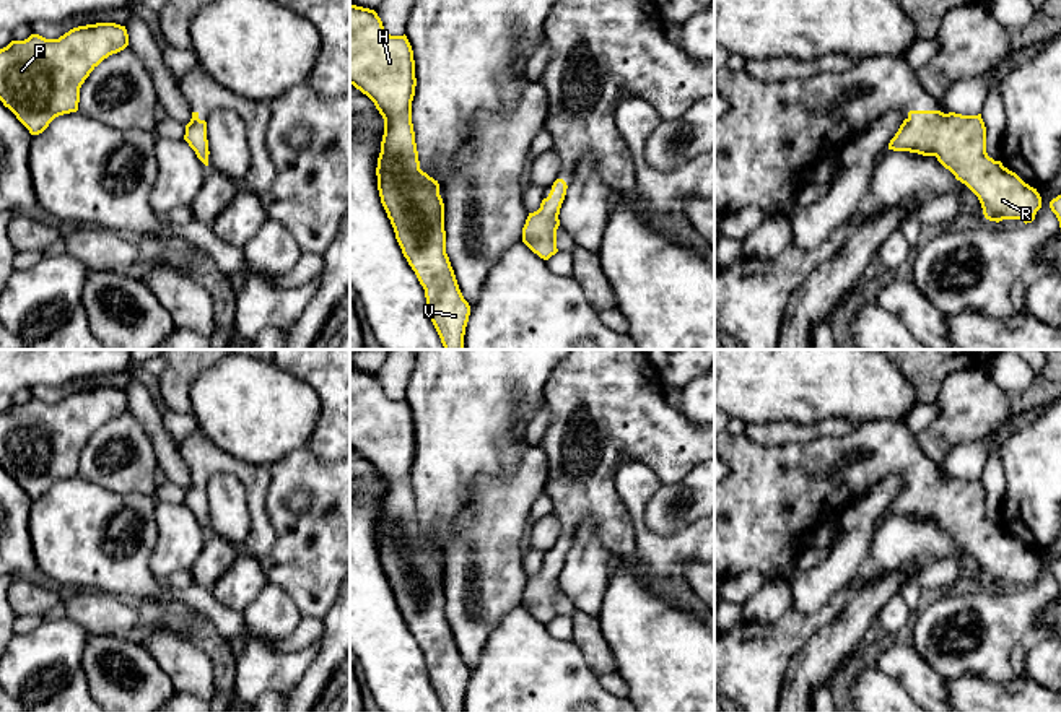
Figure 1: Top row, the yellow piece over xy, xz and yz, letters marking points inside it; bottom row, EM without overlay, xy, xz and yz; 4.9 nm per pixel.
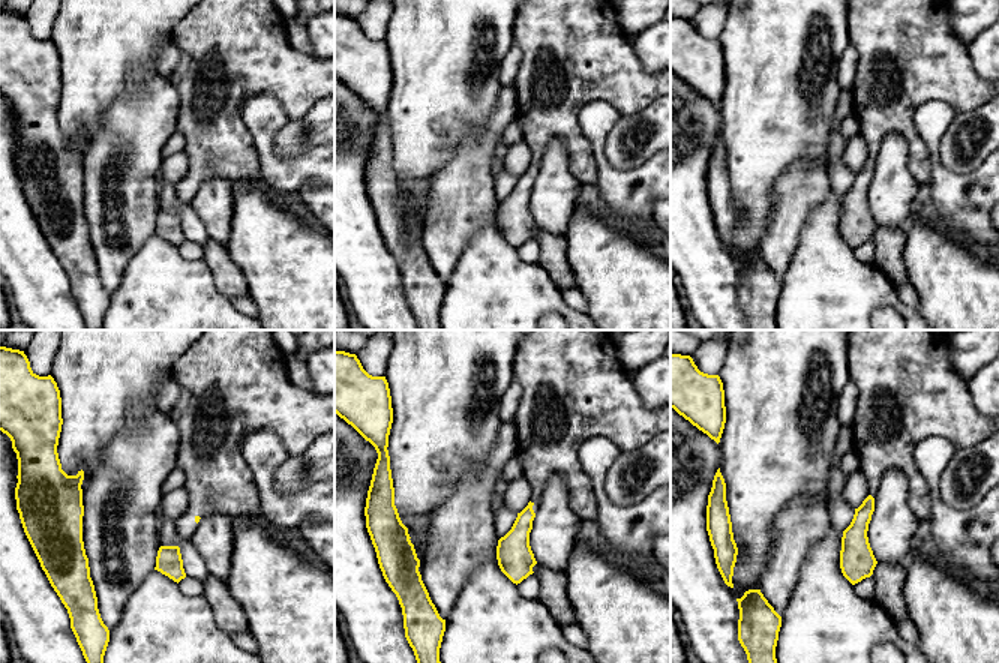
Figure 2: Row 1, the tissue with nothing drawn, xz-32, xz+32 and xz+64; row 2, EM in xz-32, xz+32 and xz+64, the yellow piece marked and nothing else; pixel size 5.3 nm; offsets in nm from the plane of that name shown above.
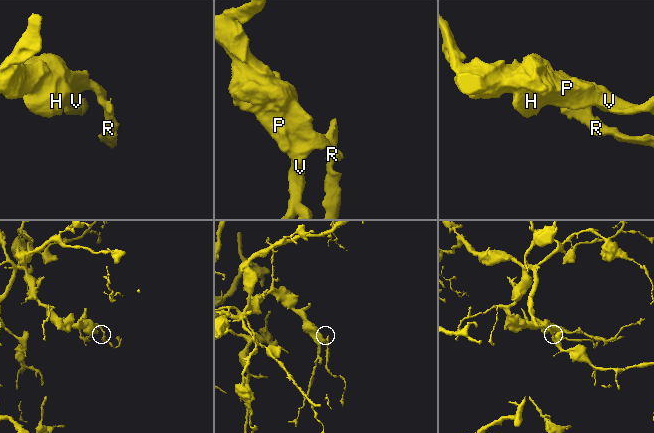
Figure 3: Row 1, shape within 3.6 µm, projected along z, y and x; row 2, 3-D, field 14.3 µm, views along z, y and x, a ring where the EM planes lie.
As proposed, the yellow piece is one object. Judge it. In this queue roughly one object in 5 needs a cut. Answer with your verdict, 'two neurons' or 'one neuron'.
one neuron

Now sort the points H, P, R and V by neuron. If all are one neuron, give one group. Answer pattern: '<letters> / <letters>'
H P R V

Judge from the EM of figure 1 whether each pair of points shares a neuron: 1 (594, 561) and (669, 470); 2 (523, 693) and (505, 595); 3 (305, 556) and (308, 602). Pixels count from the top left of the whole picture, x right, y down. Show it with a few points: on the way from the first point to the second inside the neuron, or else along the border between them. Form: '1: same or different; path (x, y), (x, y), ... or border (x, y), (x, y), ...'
1: different; border (568, 550), (576, 530), (589, 524), (614, 555)
2: different; border (521, 603), (502, 620), (485, 644)
3: same; path (308, 568), (308, 590)

